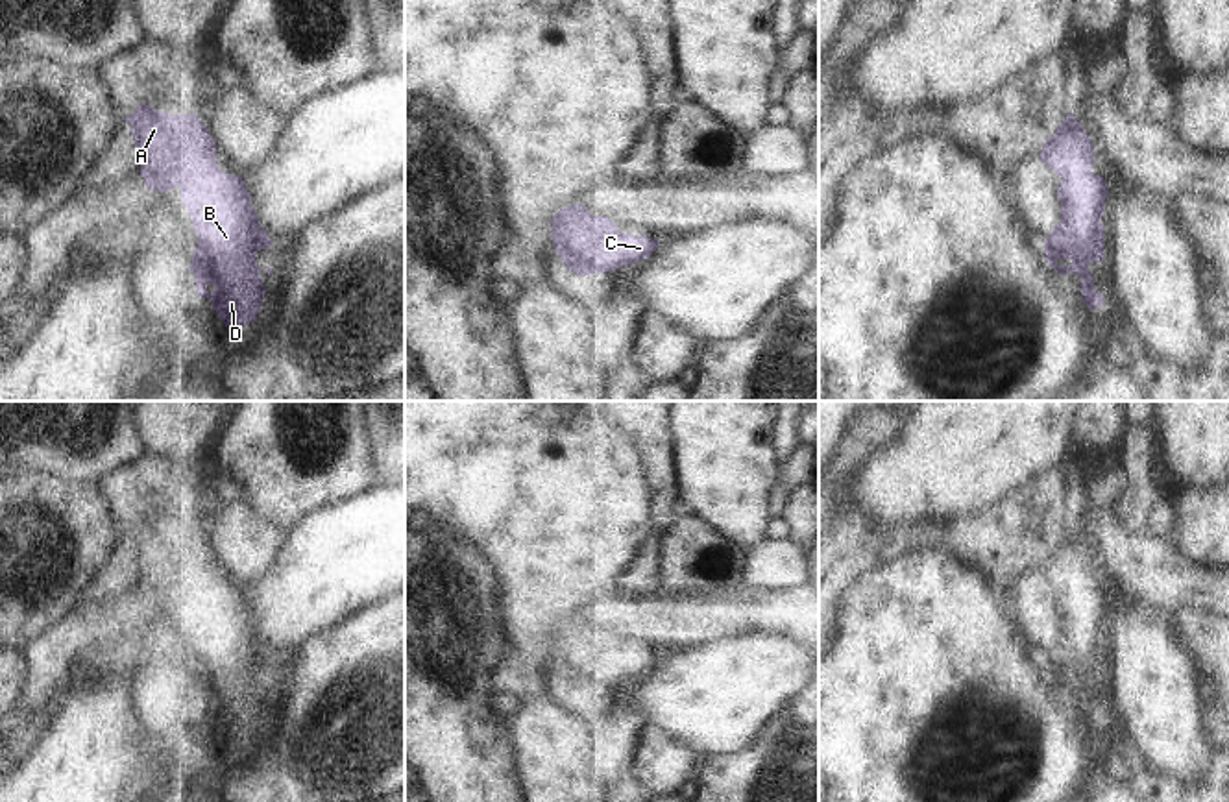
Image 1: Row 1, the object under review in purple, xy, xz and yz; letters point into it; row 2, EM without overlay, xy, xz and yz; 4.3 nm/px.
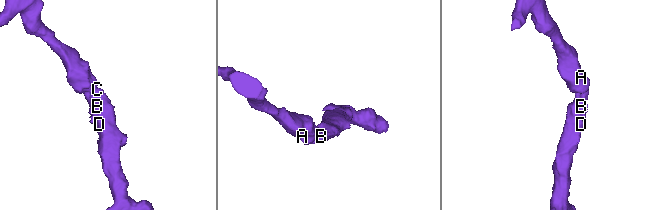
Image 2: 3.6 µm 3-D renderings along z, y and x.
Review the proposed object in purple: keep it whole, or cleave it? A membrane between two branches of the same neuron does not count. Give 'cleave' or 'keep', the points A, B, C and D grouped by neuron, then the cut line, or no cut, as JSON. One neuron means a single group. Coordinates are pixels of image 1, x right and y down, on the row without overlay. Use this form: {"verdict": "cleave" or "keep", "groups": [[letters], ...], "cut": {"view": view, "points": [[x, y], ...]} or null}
{"verdict": "keep", "groups": [["A", "B", "C", "D"]], "cut": null}

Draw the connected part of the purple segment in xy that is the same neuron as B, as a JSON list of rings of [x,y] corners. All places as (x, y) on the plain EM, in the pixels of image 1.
[[[140,517],[124,534],[131,538],[146,604],[168,606],[176,601],[181,602],[181,615],[192,630],[192,641],[198,649],[194,673],[189,680],[196,689],[196,710],[213,715],[213,723],[225,741],[229,737],[253,737],[266,710],[255,671],[259,663],[270,662],[274,656],[268,652],[266,643],[259,639],[246,595],[218,582],[214,554],[198,534],[198,529],[170,529]]]

